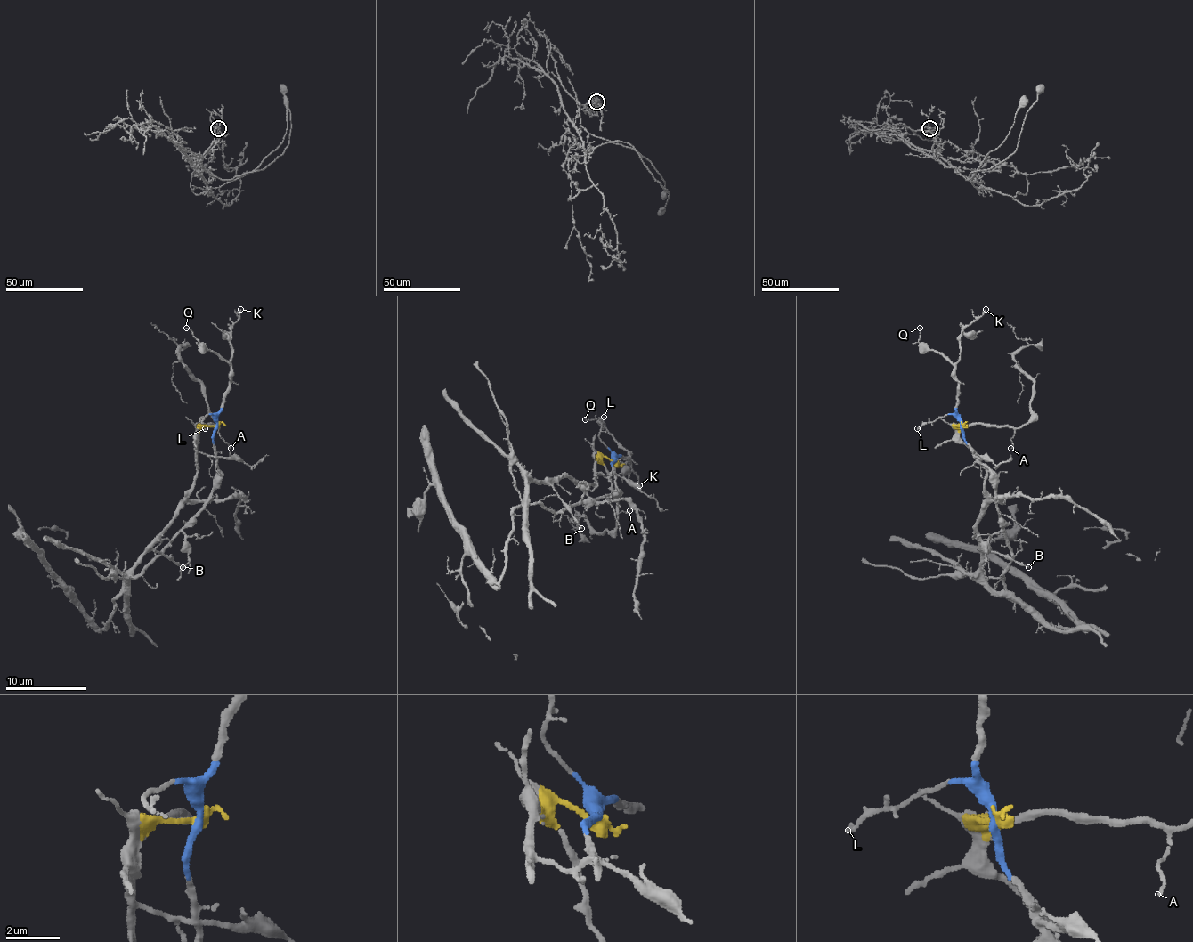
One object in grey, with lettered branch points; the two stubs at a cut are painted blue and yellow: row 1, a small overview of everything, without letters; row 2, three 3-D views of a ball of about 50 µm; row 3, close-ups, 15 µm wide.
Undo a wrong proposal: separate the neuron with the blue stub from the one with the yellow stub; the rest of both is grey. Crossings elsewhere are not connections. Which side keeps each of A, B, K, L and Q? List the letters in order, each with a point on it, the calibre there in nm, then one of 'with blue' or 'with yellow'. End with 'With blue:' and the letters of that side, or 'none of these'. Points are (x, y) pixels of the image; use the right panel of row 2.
A: at (1010, 448); 90 nm thick; with yellow
B: at (1028, 567); 110 nm thick; with yellow
K: at (986, 309); 170 nm thick; with blue
L: at (917, 428); 160 nm thick; with blue
Q: at (920, 328); 100 nm thick; with blue
With blue: K, L, Q

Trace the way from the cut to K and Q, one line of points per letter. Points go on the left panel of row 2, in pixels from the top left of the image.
K: (215, 425), (230, 380), (230, 333), (240, 309)
Q: (215, 425), (230, 380), (230, 366), (185, 328)

